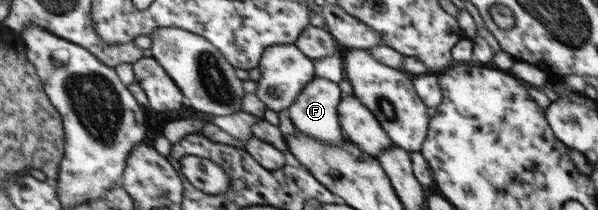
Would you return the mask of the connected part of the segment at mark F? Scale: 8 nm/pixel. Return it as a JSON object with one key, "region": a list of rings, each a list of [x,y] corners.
{"region":[[[314,77],[287,108],[289,118],[294,127],[304,134],[329,145],[339,145],[342,141],[346,142],[337,111],[341,98],[342,93],[337,82],[332,82],[327,78]]]}

